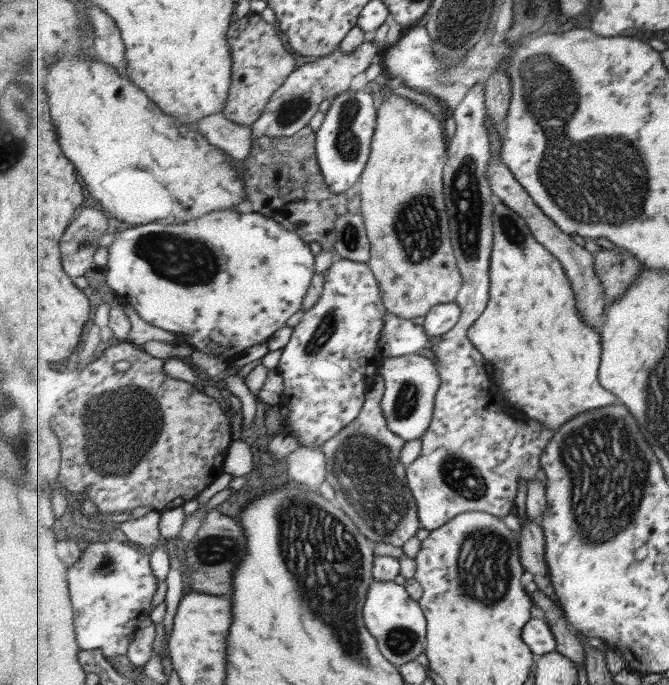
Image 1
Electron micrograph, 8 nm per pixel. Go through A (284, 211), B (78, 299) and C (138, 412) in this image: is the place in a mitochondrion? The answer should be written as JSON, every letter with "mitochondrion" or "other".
{"A":"other","B":"other","C":"mitochondrion"}

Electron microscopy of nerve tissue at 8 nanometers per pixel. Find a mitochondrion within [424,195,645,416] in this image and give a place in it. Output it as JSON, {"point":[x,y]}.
{"point":[513,231]}

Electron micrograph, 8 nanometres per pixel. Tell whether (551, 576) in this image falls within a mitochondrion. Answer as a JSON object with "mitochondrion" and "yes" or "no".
{"mitochondrion":"no"}

